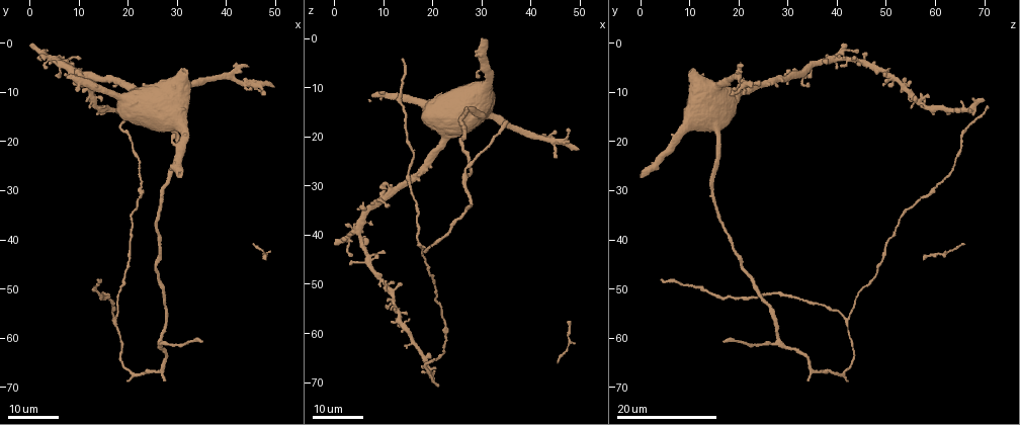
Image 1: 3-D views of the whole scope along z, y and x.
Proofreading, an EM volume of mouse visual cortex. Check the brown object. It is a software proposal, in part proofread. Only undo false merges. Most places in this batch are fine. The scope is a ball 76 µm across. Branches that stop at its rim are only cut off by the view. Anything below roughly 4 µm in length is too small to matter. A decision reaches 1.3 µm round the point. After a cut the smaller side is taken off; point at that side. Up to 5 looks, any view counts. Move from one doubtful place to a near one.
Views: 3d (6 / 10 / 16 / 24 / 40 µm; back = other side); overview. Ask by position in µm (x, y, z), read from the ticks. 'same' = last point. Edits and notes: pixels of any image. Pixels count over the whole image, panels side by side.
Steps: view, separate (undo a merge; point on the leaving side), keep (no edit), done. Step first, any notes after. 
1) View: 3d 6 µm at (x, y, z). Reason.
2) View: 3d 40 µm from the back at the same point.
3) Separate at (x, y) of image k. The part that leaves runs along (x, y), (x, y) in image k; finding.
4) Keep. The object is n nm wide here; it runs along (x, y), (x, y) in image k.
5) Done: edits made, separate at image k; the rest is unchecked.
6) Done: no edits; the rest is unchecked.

View: 3d 24 µm at (23.0, 30.5, 60.0).

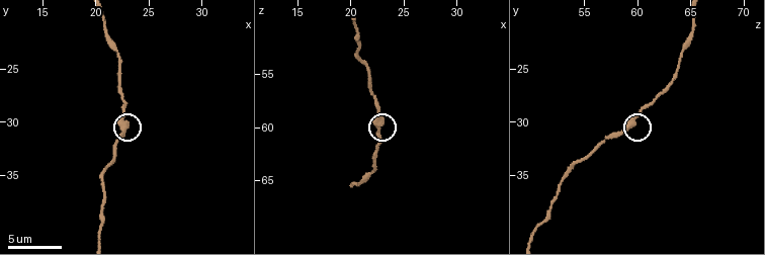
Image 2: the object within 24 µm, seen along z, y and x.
View: 3d 6 µm at (22.8, 30.2, 59.4).

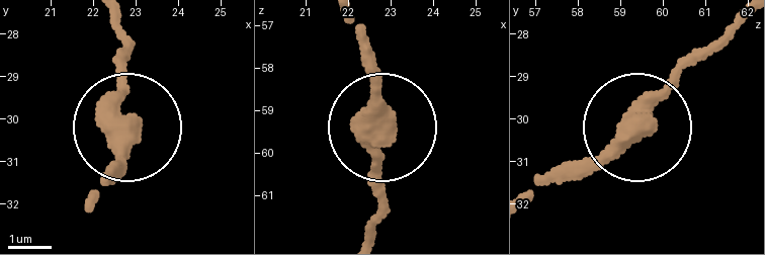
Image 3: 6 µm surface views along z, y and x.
Keep. The side arm is 24 µm long; it runs along (352, 23), (370, 56), (381, 204) in image 3; continuous, no second neuron.

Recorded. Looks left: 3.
View: 3d 24 µm at (17.5, 56.0, 42.5). Small branch off a trunk.

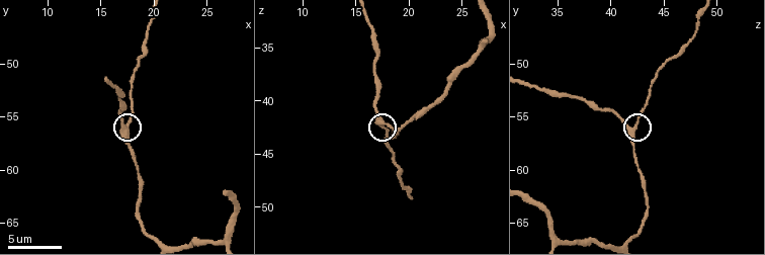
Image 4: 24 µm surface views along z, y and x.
View: 3d 10 µm at (17.4, 56.2, 42.2).

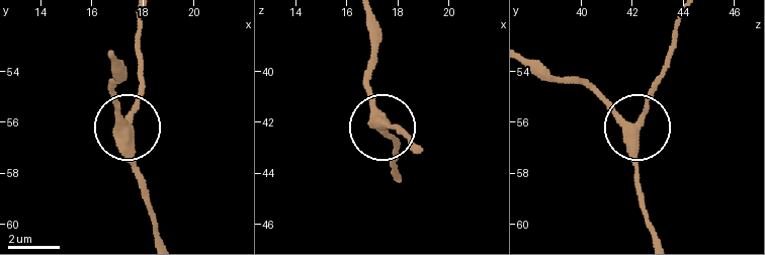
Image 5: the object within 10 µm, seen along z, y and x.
Keep. 3 arms meet here; it runs along (659, 238), (634, 172), (632, 126), (591, 83) in image 5; continuous, no second neuron.

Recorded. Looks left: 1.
Done: no edits; the rest is unchecked.

